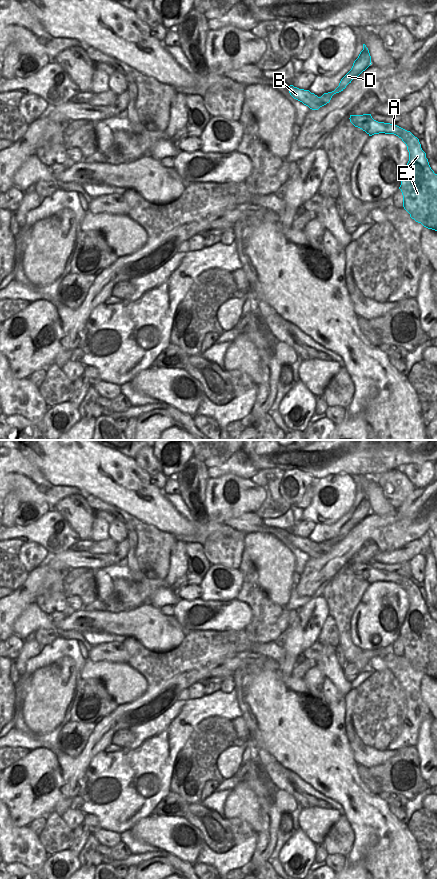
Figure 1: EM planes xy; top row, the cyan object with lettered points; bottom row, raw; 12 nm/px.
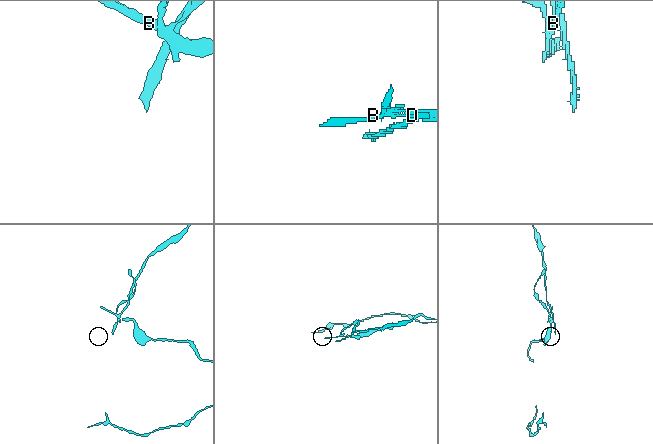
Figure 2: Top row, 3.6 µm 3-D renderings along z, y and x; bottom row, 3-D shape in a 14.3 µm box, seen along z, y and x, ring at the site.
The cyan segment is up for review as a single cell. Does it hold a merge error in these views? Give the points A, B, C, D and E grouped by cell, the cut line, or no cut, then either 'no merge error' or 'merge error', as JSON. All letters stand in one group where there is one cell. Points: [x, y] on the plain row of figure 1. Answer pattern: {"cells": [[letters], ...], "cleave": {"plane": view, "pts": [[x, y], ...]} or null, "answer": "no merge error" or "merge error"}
{"cells": [["A", "B", "C", "E"], ["D"]], "cleave": {"plane": "xy", "pts": [[338, 534], [342, 537]]}, "answer": "merge error"}

